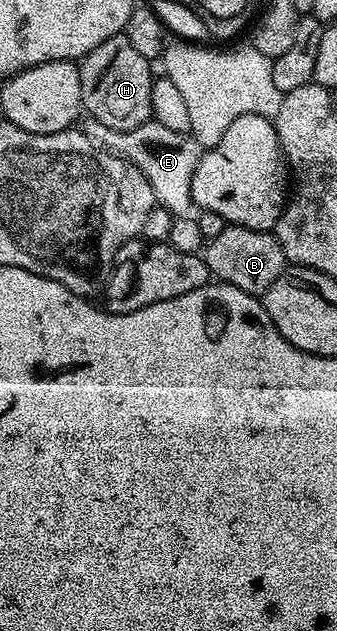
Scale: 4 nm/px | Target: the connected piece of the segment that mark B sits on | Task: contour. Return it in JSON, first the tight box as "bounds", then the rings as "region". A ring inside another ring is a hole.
{"bounds":[202,224,286,296],"region":[[[231,224],[225,225],[224,230],[218,232],[218,236],[207,239],[202,257],[213,279],[257,296],[263,296],[270,284],[274,284],[274,280],[278,280],[278,276],[286,268],[284,250],[278,244],[275,233]]]}

